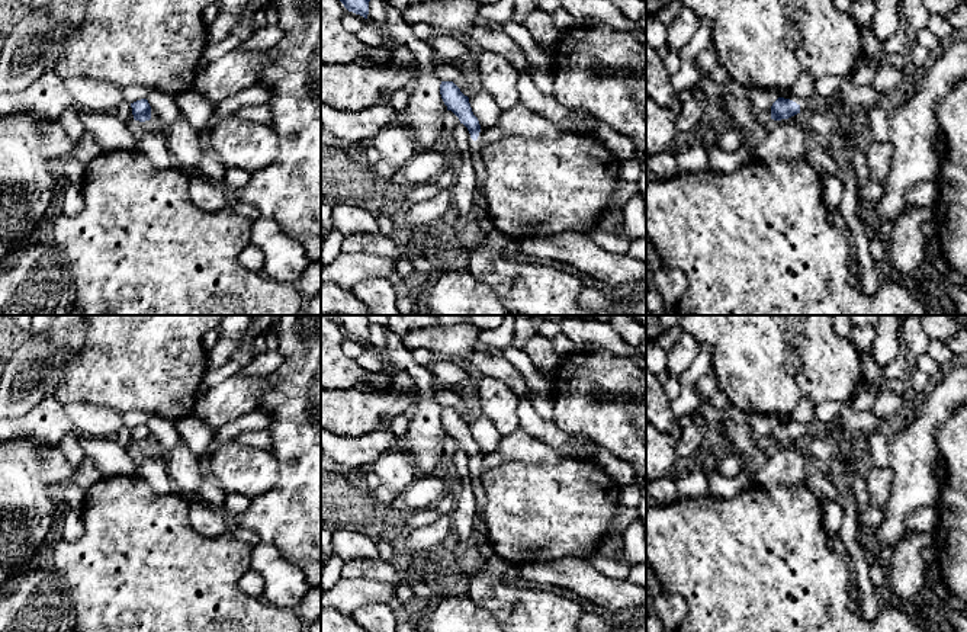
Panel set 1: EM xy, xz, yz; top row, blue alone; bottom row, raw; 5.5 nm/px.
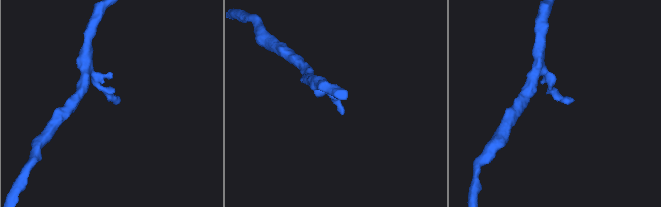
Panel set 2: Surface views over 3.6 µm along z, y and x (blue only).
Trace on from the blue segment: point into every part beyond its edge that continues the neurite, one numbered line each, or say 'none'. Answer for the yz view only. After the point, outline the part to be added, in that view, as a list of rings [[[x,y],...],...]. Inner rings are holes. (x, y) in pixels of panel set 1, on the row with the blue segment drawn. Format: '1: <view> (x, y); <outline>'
none

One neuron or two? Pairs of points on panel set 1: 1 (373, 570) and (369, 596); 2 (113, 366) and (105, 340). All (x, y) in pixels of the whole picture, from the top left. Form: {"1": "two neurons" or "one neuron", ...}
{"1": "two neurons", "2": "one neuron"}

